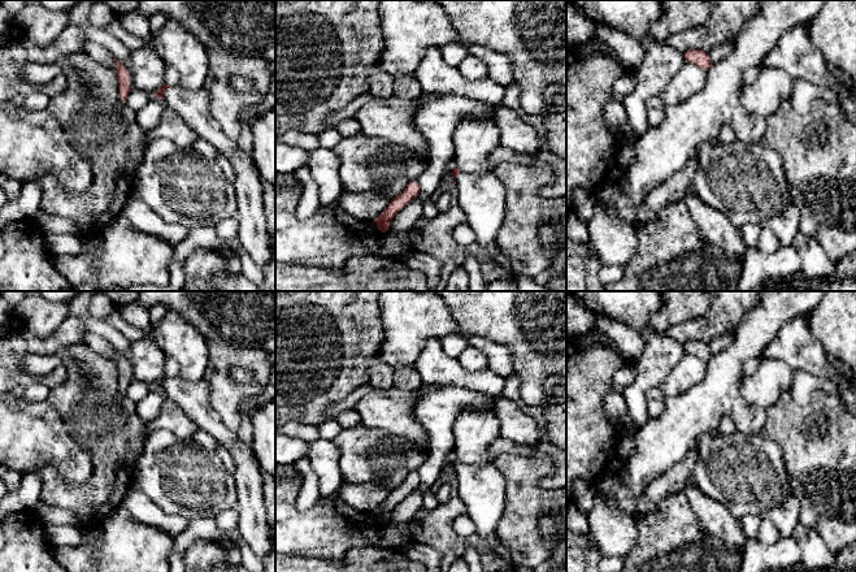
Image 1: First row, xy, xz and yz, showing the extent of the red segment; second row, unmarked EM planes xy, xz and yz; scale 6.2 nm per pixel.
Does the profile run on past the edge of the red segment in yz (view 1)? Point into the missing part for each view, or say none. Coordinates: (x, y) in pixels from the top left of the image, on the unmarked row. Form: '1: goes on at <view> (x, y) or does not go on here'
1: does not go on here

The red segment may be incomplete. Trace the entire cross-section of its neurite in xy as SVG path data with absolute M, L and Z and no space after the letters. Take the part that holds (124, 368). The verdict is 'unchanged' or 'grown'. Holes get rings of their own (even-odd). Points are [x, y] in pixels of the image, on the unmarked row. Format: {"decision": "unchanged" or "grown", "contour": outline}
{"decision": "unchanged", "contour": "M113 347L116 355L117 355L117 367L118 367L118 374L120 374L120 389L122 393L126 394L127 386L131 381L130 378L130 365L129 361Z"}

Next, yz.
{"decision": "unchanged", "contour": "M688 341L687 343L683 344L683 347L687 354L692 354L705 361L708 361L712 358L711 348L704 342Z"}

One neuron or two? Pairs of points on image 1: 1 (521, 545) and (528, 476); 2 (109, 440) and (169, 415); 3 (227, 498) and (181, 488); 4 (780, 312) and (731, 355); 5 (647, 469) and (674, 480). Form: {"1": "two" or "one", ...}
{"1": "one", "2": "two", "3": "one", "4": "one", "5": "two"}

